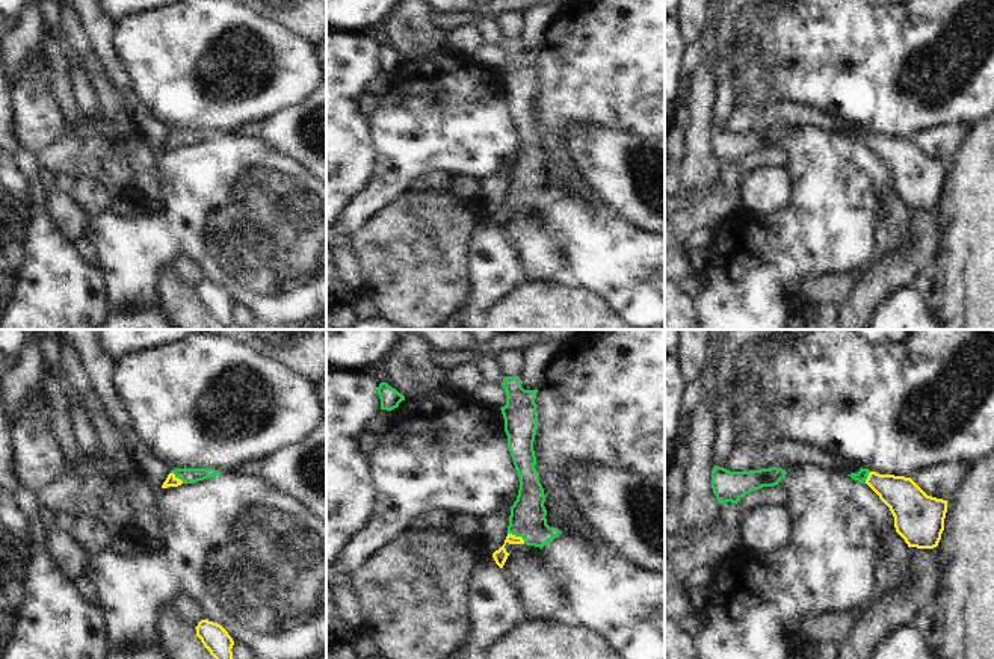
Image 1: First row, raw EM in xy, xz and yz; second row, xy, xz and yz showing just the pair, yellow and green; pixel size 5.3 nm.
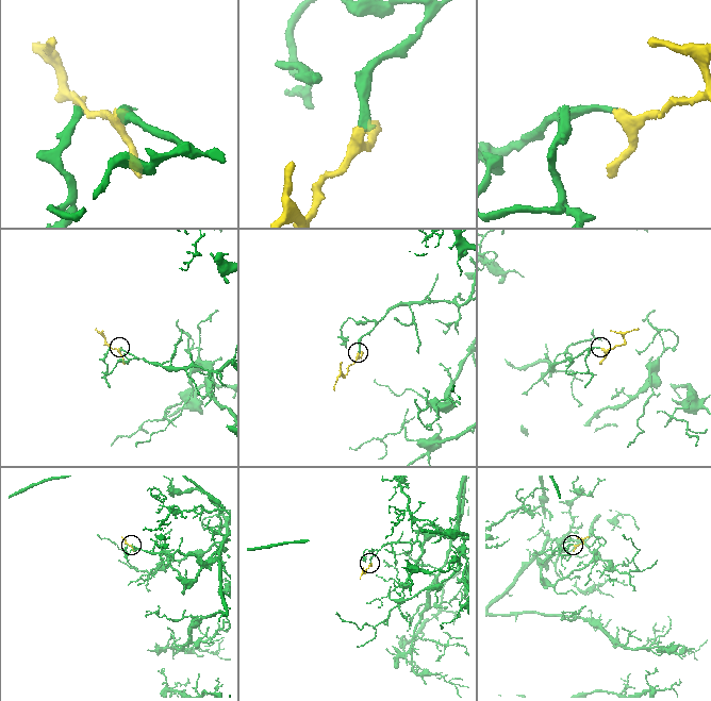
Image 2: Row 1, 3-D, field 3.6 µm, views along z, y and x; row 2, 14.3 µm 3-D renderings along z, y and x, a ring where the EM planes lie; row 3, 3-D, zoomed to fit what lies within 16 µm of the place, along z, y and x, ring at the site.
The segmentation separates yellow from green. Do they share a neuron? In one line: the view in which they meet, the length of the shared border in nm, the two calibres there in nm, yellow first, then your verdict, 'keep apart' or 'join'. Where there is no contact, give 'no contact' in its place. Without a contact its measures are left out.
contact in xz; length 110 nm; calibres 70 and 190 nm; join

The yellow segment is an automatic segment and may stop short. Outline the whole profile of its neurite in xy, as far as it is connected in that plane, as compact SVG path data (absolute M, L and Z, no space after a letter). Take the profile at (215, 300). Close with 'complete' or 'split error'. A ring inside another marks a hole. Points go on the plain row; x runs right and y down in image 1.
M201 281L198 284L196 298L201 301L210 316L224 328L233 326L233 307L234 302L228 293L218 284Z | complete

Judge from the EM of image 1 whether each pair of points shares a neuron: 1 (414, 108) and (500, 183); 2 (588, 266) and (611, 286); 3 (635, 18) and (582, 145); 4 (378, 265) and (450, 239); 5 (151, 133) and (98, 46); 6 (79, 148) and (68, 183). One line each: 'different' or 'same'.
1: different
2: same
3: different
4: same
5: same
6: different

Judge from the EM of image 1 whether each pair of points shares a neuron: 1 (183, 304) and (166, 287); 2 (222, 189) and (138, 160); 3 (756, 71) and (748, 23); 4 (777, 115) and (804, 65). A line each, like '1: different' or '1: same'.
1: same
2: different
3: same
4: different

